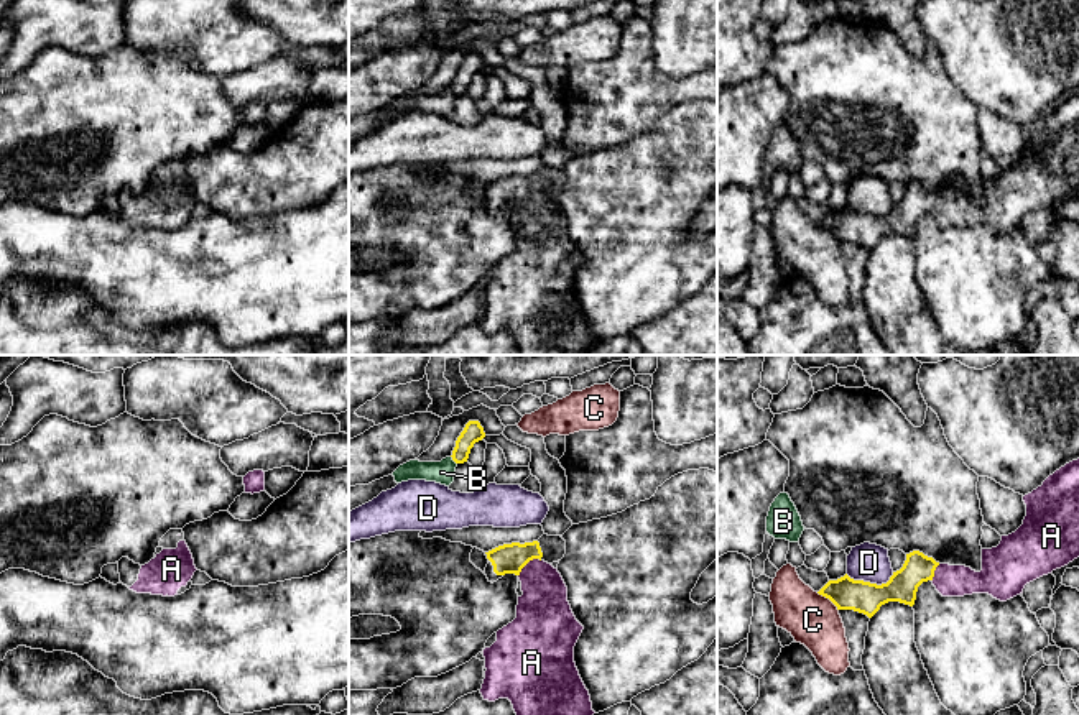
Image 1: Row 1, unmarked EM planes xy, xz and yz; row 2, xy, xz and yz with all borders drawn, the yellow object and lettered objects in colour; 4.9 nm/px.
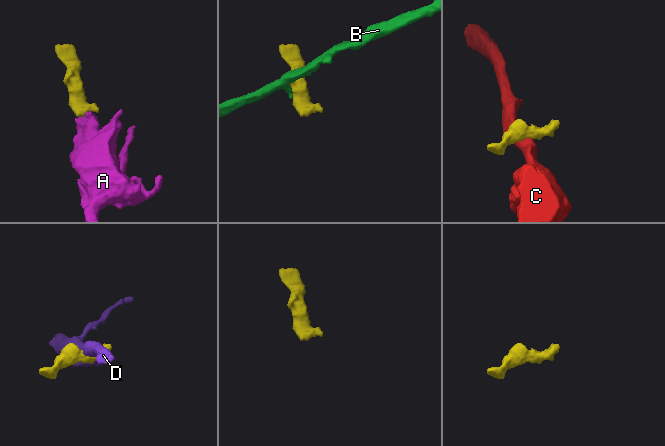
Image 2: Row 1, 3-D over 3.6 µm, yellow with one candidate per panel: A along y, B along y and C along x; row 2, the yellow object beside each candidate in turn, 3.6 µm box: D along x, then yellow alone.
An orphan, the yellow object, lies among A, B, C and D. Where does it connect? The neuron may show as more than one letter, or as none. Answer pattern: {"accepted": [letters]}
{"accepted": ["A"]}

